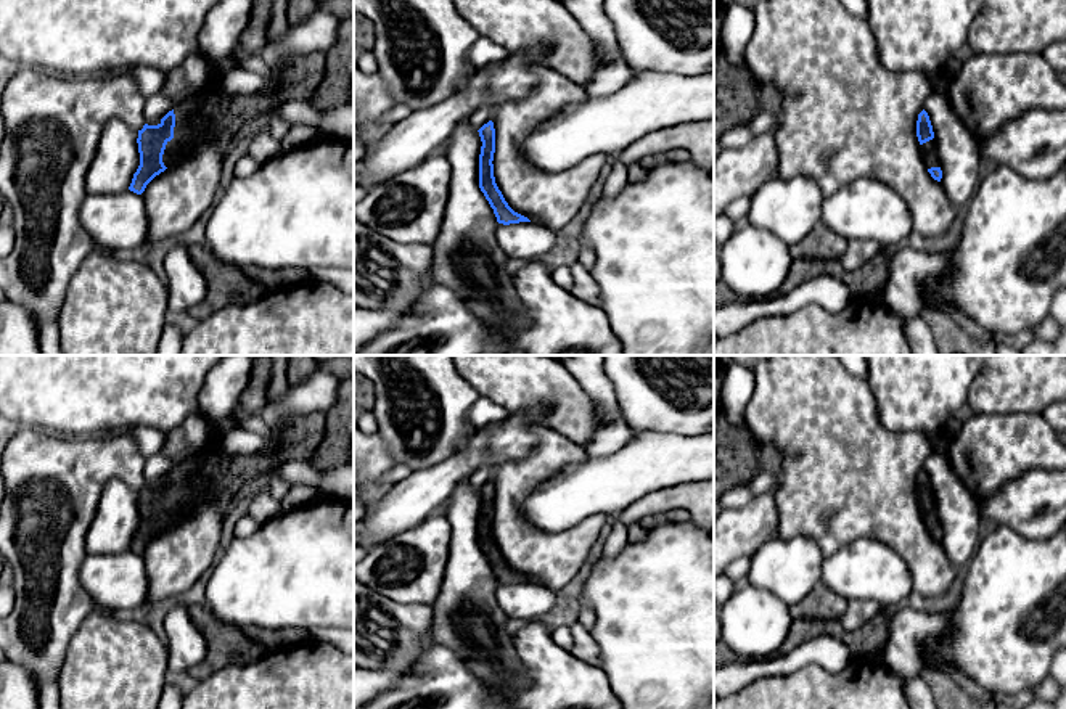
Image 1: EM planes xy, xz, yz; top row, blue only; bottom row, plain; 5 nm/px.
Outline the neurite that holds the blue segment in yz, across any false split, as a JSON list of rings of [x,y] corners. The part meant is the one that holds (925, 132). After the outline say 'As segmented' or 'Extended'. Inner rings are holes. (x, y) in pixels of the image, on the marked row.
[[[925,109],[918,114],[916,137],[921,145],[920,146],[921,159],[925,166],[928,167],[928,172],[931,174],[934,180],[941,182],[942,170],[939,167],[934,132],[933,132],[929,116]]]. Extended

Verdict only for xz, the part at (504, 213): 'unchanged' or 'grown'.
unchanged

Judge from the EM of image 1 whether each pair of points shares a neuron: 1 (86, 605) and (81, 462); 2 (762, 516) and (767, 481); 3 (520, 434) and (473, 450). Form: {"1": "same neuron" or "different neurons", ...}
{"1": "same neuron", "2": "different neurons", "3": "same neuron"}

